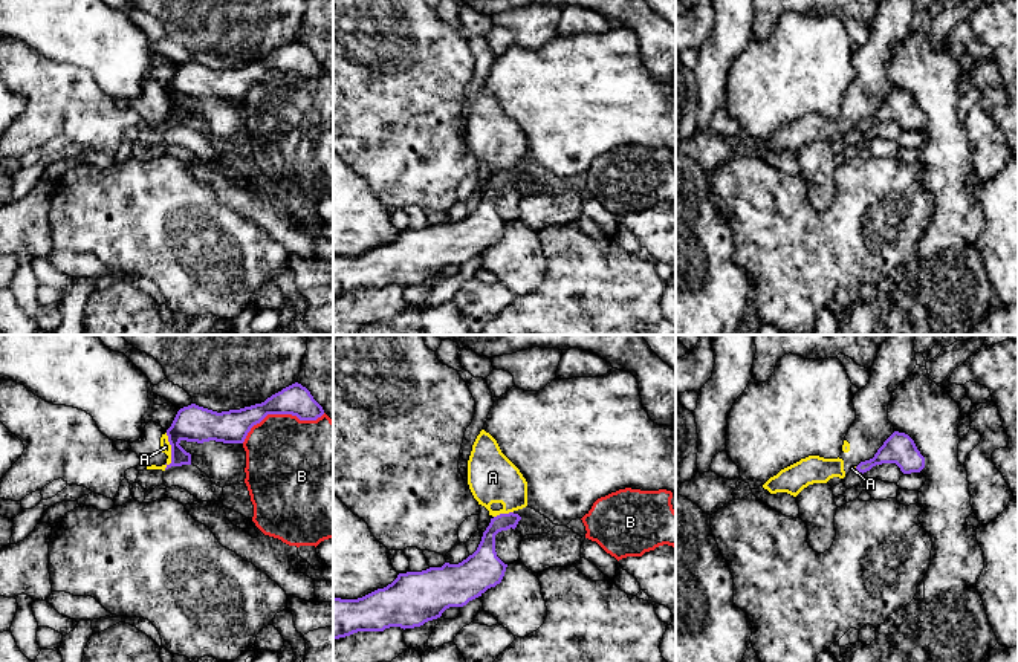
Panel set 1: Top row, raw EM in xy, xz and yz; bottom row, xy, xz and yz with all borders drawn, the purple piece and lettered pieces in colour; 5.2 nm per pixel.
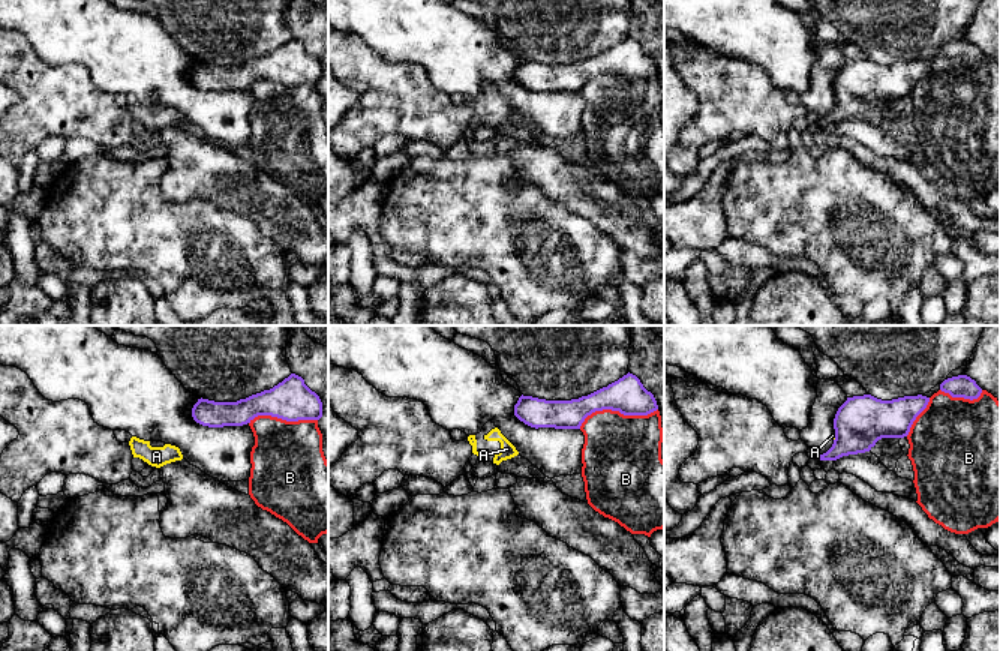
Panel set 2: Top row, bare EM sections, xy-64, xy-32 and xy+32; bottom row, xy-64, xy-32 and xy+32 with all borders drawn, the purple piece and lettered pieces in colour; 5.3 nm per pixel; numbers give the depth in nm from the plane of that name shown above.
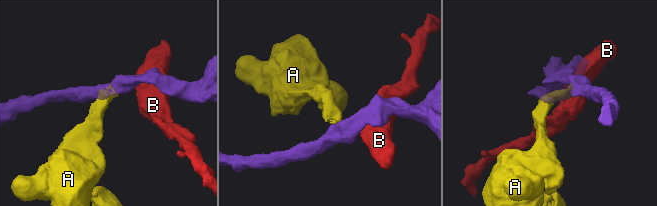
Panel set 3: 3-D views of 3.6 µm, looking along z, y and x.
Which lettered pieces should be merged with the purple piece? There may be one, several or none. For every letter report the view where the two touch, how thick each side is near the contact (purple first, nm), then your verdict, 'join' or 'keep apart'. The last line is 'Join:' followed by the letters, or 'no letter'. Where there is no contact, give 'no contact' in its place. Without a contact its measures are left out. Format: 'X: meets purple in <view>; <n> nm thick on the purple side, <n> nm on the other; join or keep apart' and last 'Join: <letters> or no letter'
A: meets purple in xy; 190 nm thick on the purple side, 60 nm on the other; keep apart
B: meets purple in xy; 160 nm thick on the purple side, 440 nm on the other; keep apart
Join: no letter

